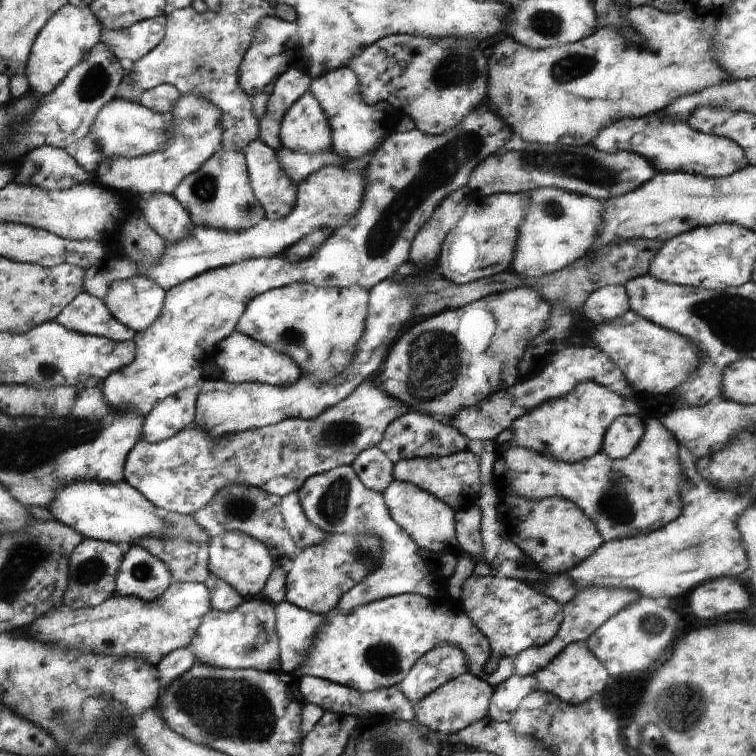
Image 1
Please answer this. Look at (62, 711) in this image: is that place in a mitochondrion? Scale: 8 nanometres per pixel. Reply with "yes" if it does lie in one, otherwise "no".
yes

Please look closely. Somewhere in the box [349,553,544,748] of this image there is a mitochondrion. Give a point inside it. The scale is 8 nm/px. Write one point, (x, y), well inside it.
(384, 658)

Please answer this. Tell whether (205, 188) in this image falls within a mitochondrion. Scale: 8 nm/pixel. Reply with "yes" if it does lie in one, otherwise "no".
yes

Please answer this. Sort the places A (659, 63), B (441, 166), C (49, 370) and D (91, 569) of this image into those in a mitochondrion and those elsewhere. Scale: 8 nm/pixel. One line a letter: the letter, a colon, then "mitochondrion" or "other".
A: other
B: mitochondrion
C: mitochondrion
D: mitochondrion

